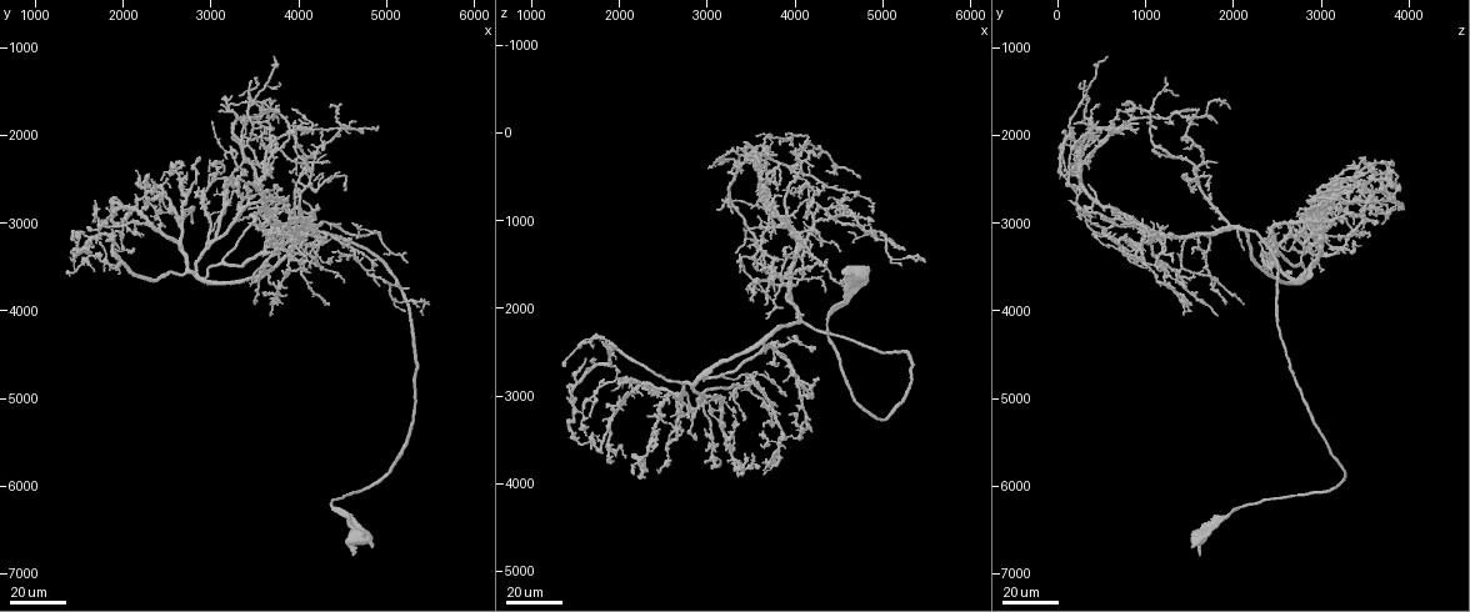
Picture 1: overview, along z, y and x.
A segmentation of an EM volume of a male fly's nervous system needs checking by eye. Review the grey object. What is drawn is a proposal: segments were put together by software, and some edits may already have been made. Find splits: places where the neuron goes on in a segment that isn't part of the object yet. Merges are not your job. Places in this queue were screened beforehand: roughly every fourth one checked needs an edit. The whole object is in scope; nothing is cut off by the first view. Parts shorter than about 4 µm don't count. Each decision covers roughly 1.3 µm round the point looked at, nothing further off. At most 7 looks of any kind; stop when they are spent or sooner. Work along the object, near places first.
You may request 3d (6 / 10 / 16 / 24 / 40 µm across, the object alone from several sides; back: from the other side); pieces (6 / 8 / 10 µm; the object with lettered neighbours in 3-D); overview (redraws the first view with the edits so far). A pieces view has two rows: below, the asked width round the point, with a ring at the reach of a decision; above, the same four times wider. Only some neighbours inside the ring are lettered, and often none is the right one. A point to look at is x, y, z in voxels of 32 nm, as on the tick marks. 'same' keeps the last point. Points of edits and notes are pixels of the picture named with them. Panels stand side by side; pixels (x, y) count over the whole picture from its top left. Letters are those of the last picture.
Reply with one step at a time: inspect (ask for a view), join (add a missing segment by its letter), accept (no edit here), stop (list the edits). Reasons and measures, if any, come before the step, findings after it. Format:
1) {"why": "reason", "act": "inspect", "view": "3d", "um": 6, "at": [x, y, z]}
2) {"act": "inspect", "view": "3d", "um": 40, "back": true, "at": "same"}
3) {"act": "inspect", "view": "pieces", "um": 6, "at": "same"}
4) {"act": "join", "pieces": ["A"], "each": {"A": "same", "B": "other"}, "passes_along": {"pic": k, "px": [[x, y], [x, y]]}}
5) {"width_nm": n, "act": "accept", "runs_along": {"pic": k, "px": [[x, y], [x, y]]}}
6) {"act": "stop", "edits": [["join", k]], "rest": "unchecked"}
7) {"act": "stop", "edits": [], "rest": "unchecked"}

{"why": "branch stops here", "act": "inspect", "view": "3d", "um": 40, "at": [3250, 1850, 900]}

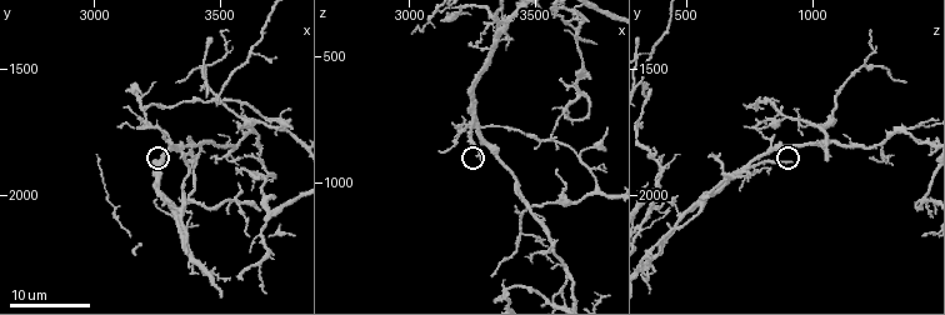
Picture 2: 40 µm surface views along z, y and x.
{"act": "inspect", "view": "pieces", "um": 8, "at": [3280, 1870, 910]}

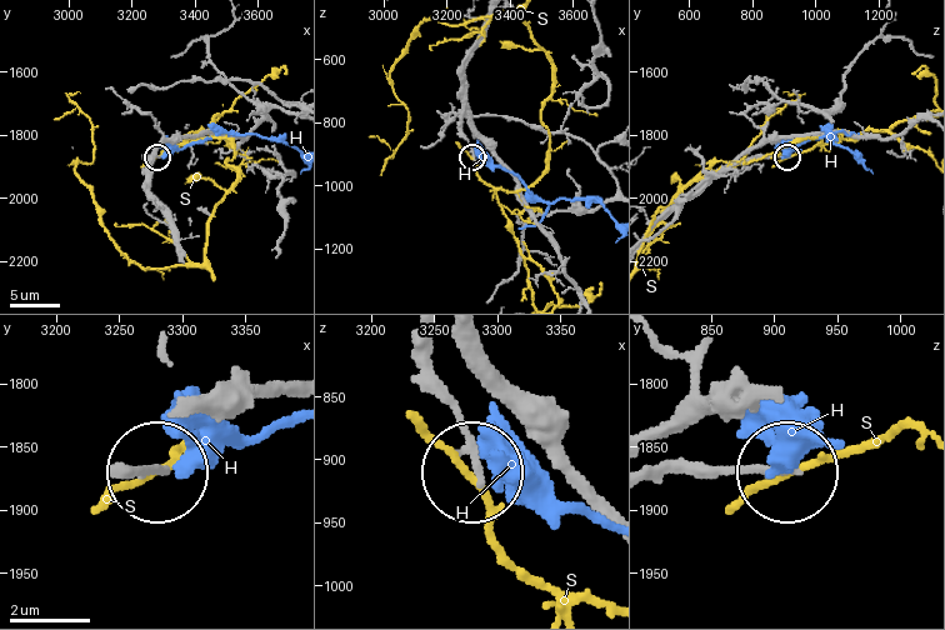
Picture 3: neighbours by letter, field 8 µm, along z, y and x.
{"act": "accept", "each": {"H": "other", "S": "other"}, "runs_along": {"pic": 3, "px": [[434, 344], [434, 374], [475, 471]]}, "found": "none of them fits"}

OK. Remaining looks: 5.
{"why": "branch stops here", "act": "inspect", "view": "3d", "um": 24, "at": [2400, 2650, 3100]}

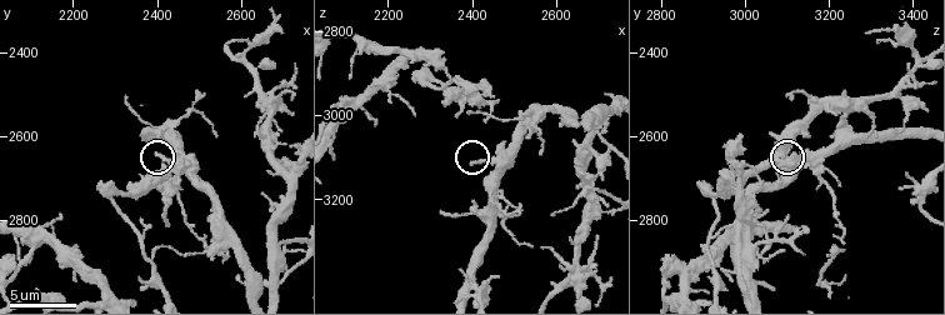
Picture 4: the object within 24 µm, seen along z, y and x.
{"act": "inspect", "view": "pieces", "um": 10, "at": [2405, 2640, 3120]}

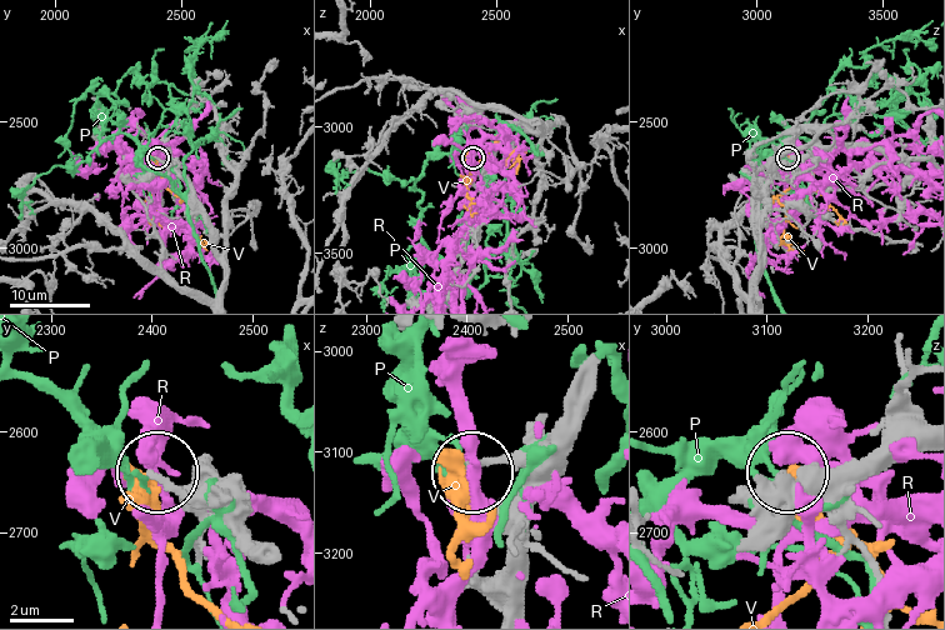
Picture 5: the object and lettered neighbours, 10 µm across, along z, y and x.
{"width_nm": 180, "act": "accept", "each": {"P": "other", "R": "other", "V": "other"}, "runs_along": {"pic": 5, "px": [[266, 558], [219, 506], [178, 494], [156, 475]]}, "found": "none of them fits"}

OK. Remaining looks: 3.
{"why": "end of a long branch", "act": "inspect", "view": "3d", "um": 24, "at": [1650, 3150, 3500]}

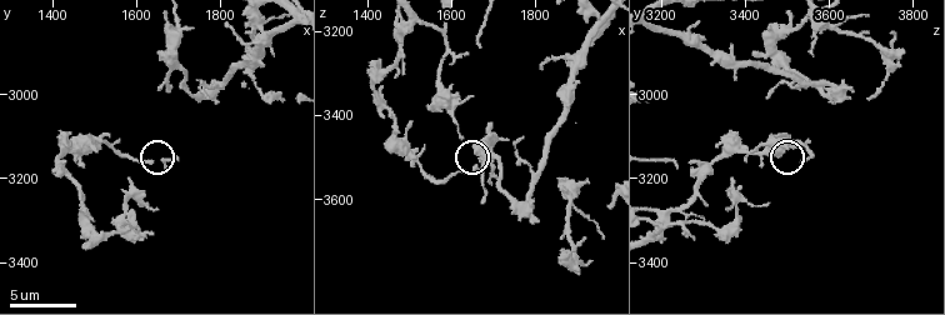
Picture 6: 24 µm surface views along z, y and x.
{"act": "inspect", "view": "pieces", "um": 8, "at": [1635, 3160, 3540]}

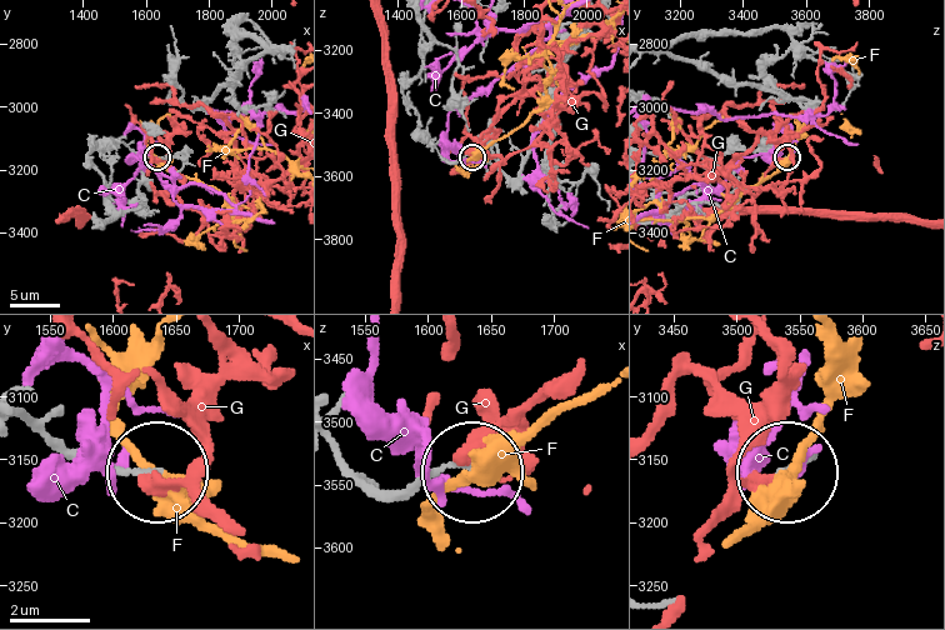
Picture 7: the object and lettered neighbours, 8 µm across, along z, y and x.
{"act": "accept", "each": {"C": "other", "F": "other", "G": "other"}, "runs_along": {"pic": 7, "px": [[340, 456], [380, 488], [468, 466]]}, "found": "none of them fits"}

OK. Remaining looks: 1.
{"act": "stop", "edits": [], "rest": "unchecked"}

